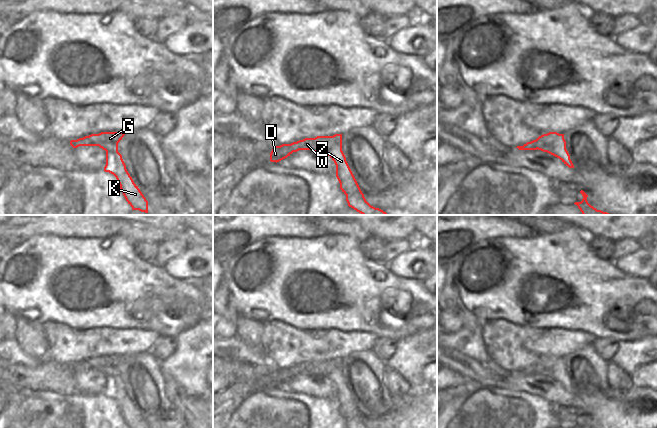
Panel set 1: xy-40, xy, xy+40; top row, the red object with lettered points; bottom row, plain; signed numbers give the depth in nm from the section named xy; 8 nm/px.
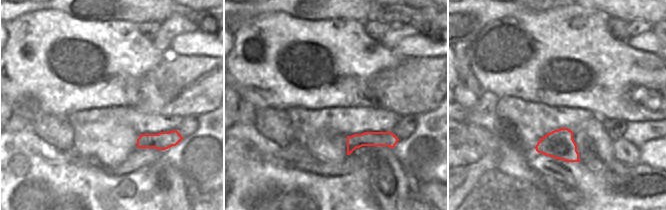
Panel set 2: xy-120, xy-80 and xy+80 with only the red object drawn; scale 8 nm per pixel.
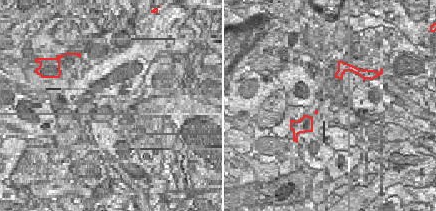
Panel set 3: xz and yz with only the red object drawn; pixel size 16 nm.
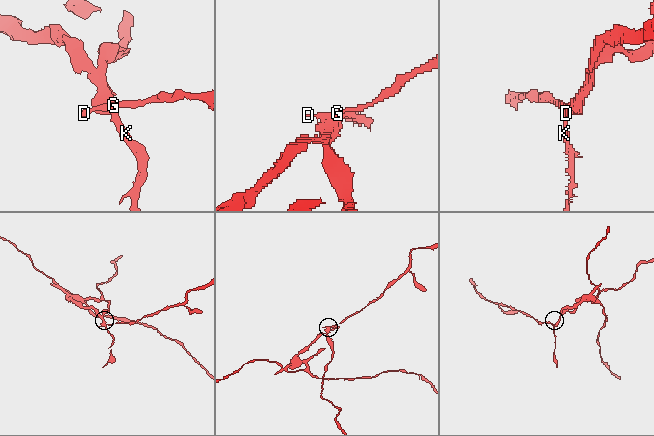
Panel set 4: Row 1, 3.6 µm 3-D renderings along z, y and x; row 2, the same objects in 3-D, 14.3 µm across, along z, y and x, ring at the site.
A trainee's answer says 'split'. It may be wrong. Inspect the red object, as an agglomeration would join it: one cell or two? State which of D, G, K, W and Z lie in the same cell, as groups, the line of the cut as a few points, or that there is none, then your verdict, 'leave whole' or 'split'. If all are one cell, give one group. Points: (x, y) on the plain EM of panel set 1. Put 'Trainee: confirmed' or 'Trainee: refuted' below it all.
D G W / K Z; cut in xy along (341, 365), (335, 366), (325, 375); split
Trainee: confirmed

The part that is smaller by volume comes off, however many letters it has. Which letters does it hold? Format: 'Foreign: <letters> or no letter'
Foreign: D, G, W

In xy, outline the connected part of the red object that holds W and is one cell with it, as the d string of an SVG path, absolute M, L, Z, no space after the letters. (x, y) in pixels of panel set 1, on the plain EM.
M335 358L333 360L317 360L315 362L305 362L291 368L282 368L275 370L270 377L271 386L279 386L293 376L299 374L311 374L313 376L326 376L333 368L342 366L342 358Z

